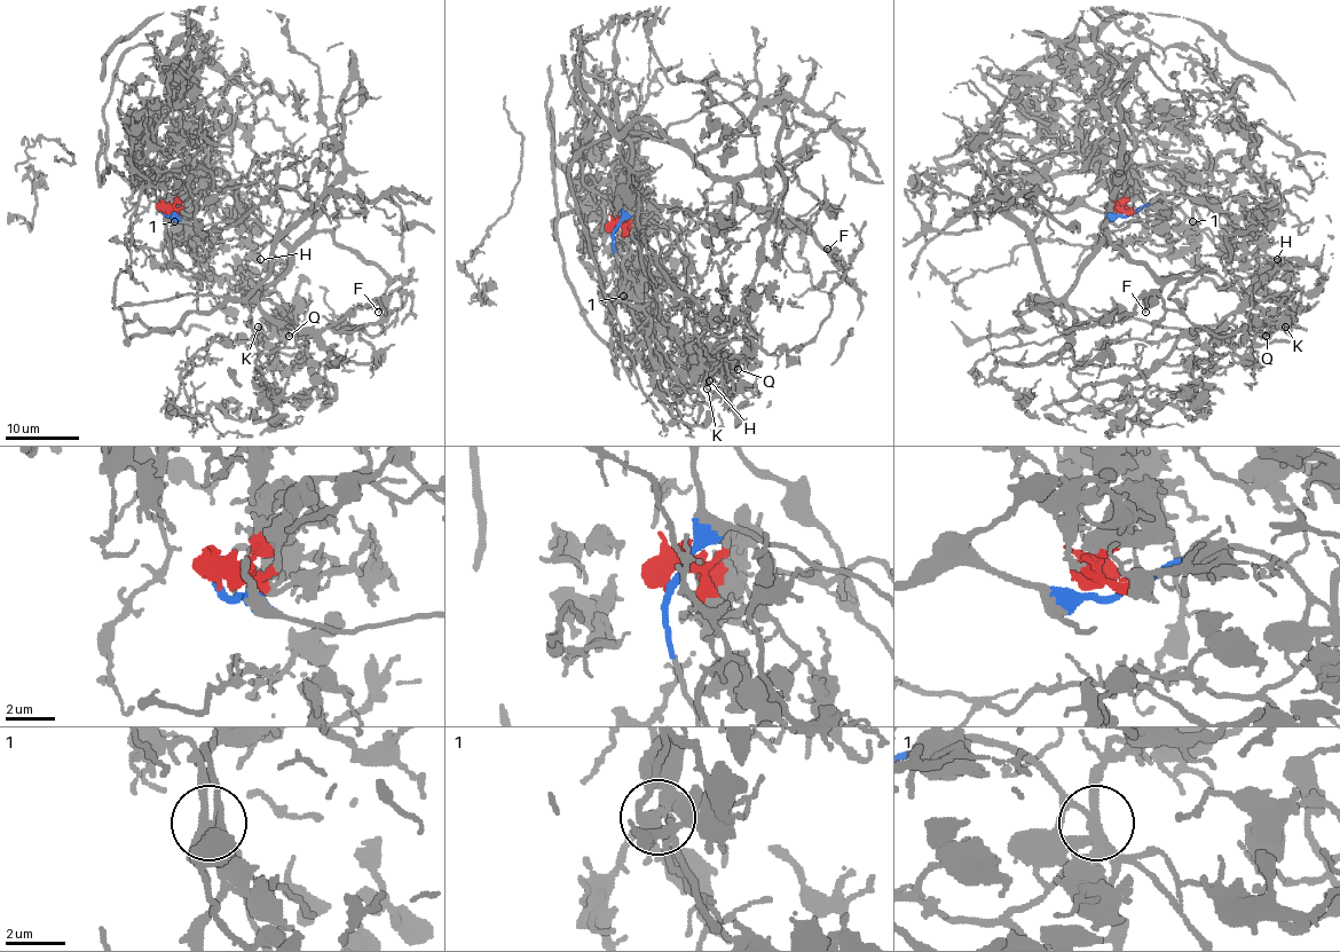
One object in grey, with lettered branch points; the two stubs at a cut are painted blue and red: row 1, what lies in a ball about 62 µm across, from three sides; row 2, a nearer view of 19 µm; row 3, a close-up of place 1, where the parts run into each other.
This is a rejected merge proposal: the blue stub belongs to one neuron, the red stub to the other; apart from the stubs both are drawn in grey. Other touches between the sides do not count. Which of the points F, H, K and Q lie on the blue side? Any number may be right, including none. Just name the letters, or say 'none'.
F

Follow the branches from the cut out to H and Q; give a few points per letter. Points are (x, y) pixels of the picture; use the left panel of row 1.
H: (165, 213), (174, 167), (195, 178), (188, 152), (165, 163), (197, 125), (222, 191), (259, 211), (259, 259)
Q: (165, 213), (182, 163), (204, 183), (173, 207), (174, 267), (276, 292), (273, 331), (289, 337)

